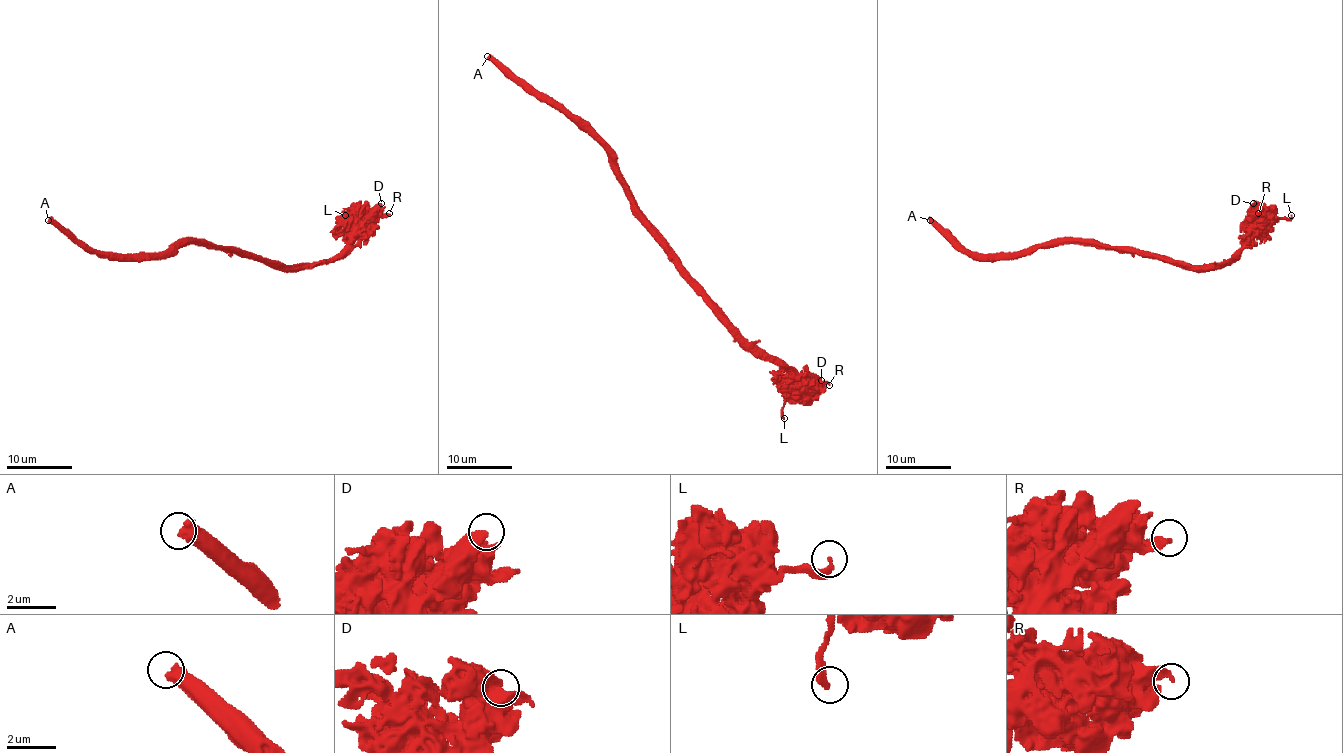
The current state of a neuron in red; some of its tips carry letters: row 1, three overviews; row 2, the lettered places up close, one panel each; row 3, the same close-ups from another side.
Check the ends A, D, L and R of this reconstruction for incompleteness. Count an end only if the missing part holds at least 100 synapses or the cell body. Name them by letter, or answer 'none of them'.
A

